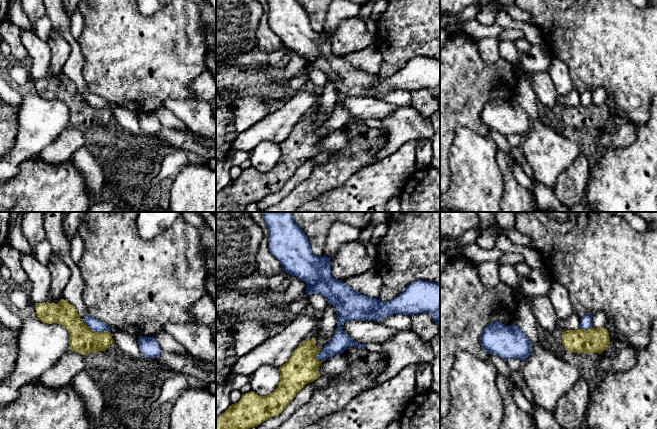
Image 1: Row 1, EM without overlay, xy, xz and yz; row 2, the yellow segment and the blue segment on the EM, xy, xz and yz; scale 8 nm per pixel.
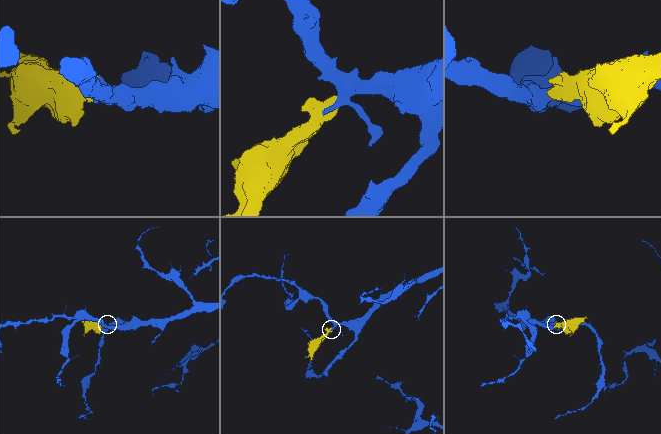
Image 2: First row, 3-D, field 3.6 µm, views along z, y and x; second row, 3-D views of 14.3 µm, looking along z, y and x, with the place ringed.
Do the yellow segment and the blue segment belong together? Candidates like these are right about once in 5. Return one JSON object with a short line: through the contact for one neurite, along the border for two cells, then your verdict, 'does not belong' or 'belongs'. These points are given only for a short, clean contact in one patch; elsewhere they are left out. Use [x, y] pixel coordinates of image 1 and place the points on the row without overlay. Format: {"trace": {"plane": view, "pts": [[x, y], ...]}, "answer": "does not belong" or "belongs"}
{"answer": "does not belong"}

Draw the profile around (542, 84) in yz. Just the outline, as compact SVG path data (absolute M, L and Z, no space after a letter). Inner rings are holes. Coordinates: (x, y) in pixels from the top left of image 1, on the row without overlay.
M513 40L500 41L498 52L501 59L508 61L514 68L518 79L522 76L527 76L531 80L533 90L538 100L549 108L554 108L557 105L559 97L557 90L554 88L553 82L547 71L527 72L521 63L521 53L518 51Z

